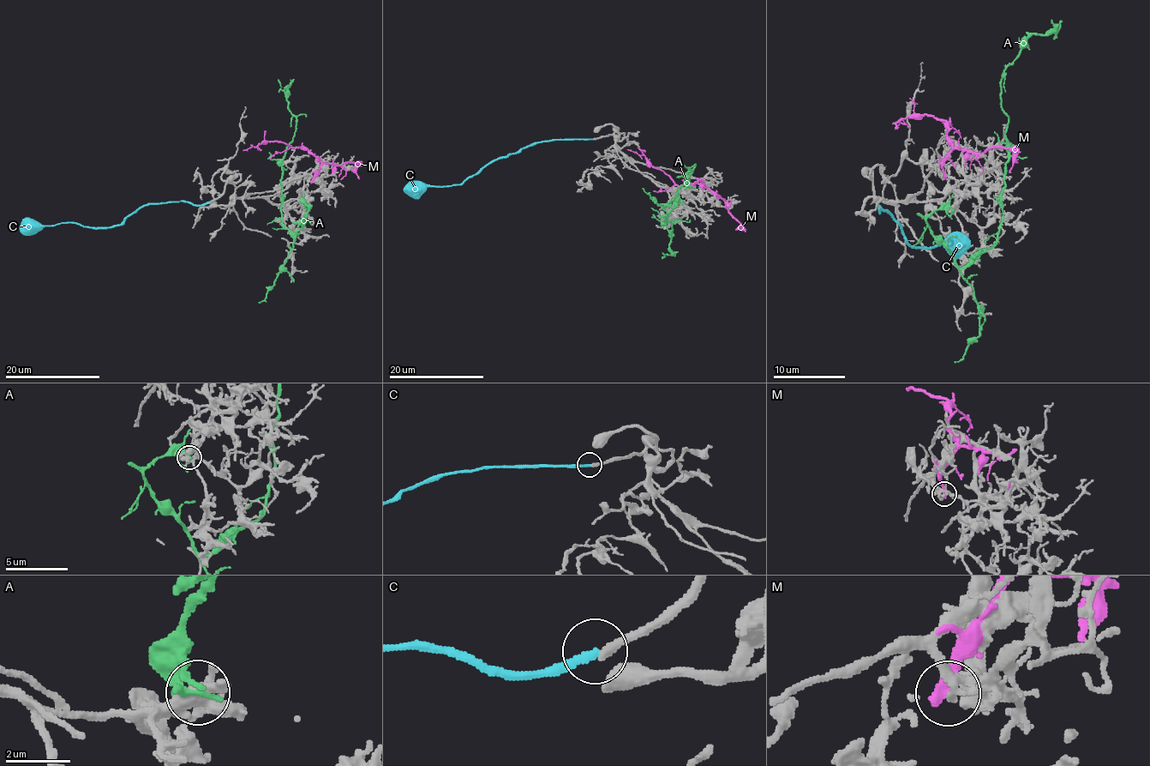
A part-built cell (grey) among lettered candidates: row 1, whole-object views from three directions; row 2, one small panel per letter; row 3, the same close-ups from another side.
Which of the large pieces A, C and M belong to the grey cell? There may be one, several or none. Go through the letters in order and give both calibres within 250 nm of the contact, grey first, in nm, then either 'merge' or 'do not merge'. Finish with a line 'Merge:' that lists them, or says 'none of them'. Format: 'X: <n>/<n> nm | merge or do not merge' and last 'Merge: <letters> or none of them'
A: 600/280 nm | do not merge
C: 280/240 nm | do not merge
M: 160/360 nm | do not merge
Merge: none of them

